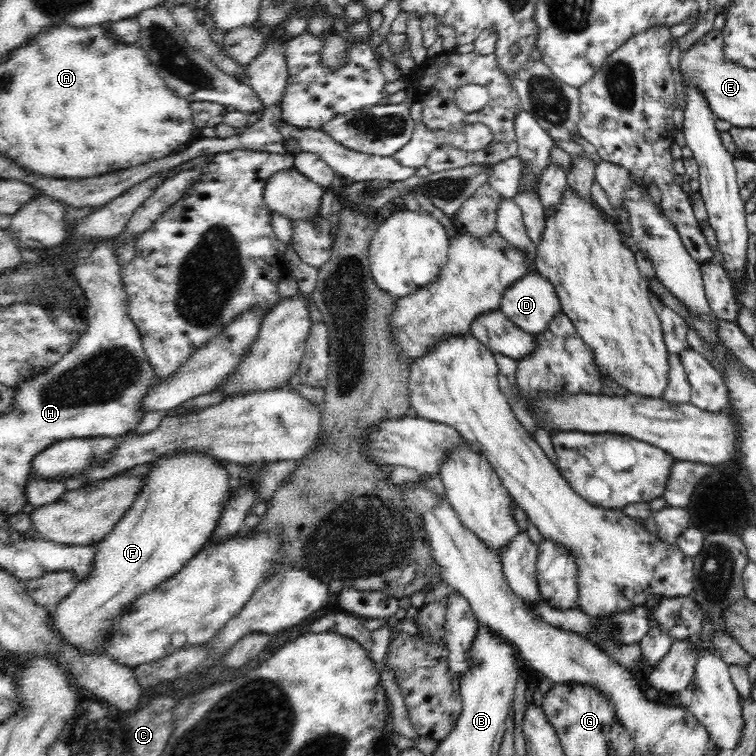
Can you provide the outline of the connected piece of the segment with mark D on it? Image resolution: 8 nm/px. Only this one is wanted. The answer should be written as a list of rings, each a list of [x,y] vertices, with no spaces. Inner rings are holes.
[[[538,271],[526,274],[512,286],[509,286],[503,292],[499,308],[512,323],[530,334],[546,330],[556,314],[563,312],[562,303],[560,303],[554,285]]]

